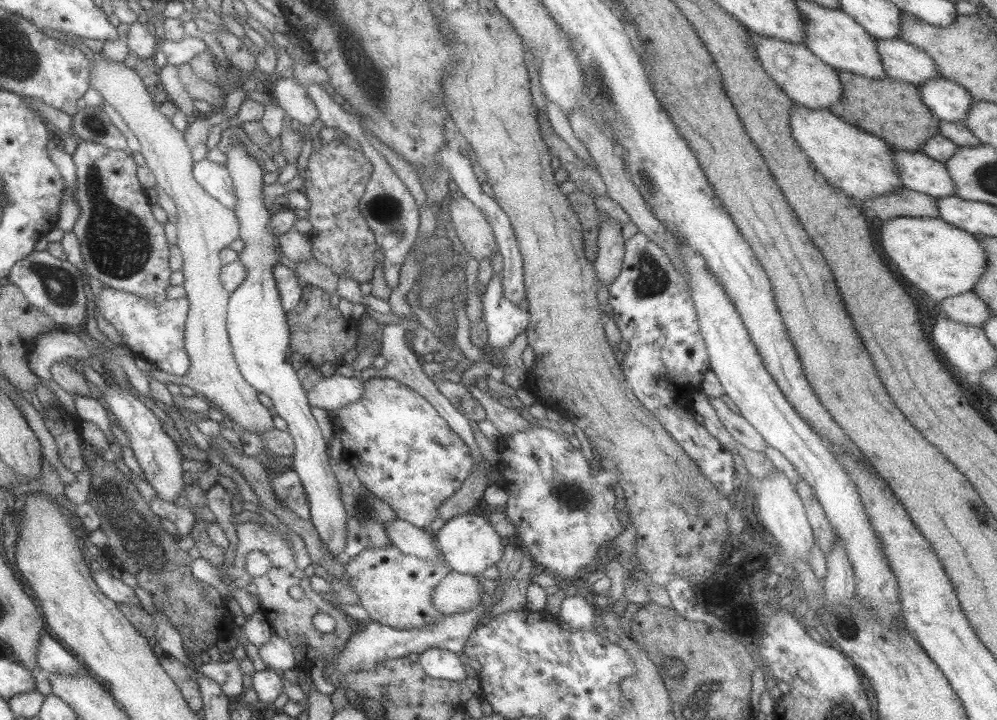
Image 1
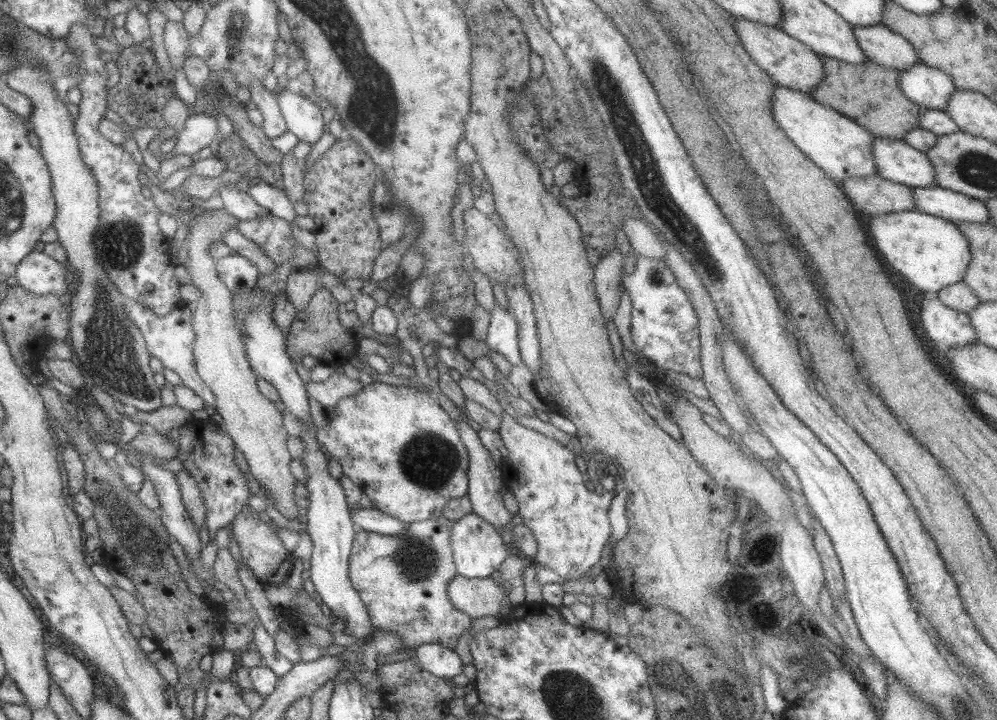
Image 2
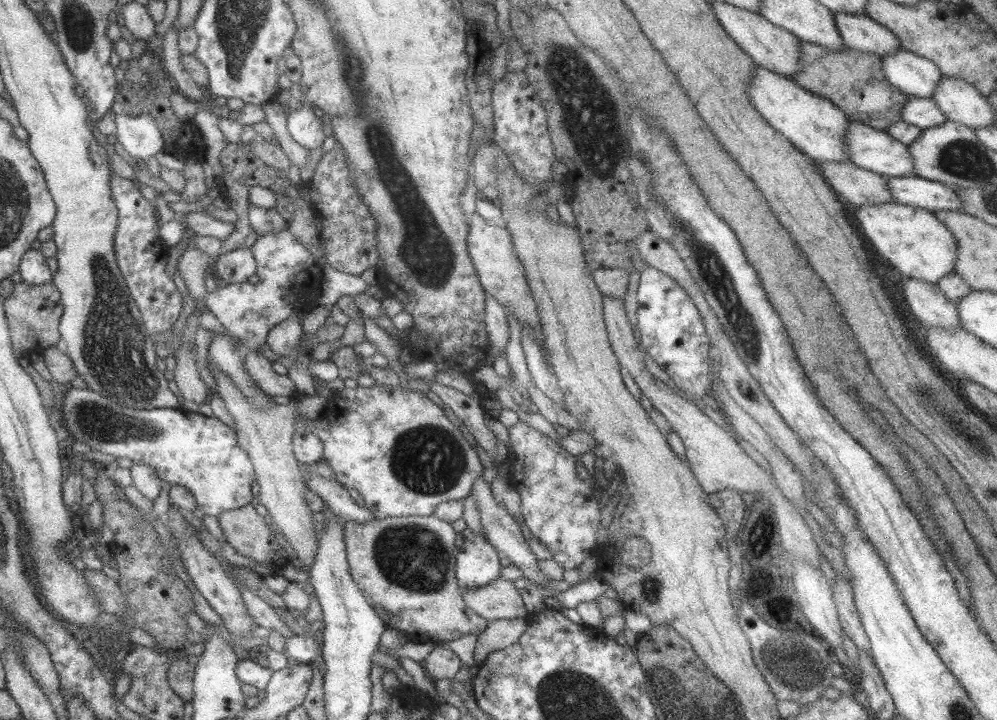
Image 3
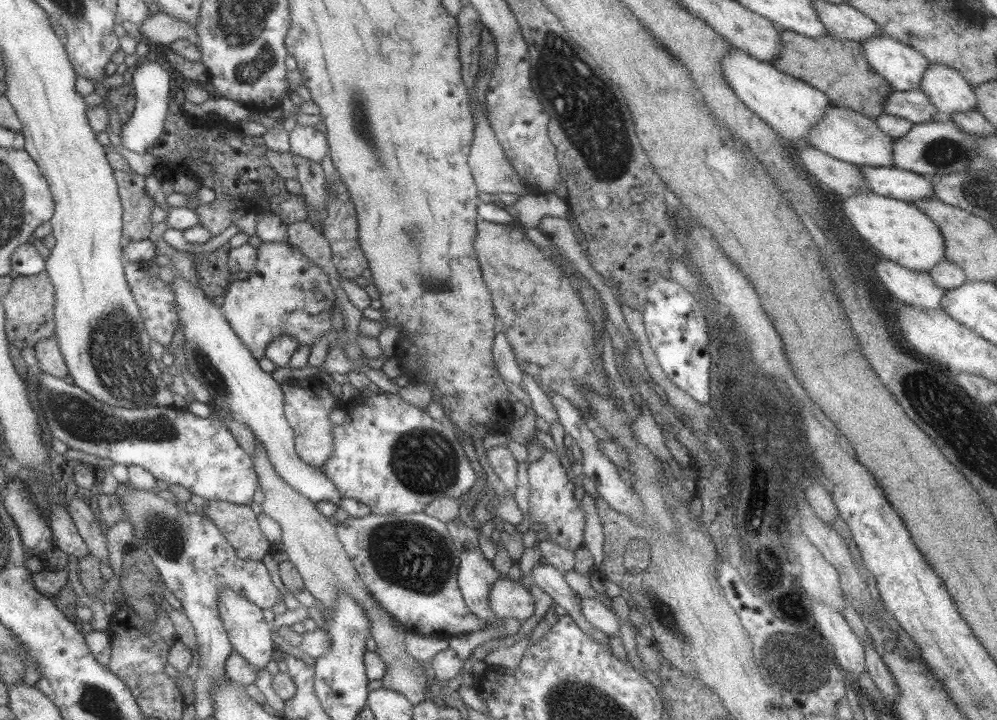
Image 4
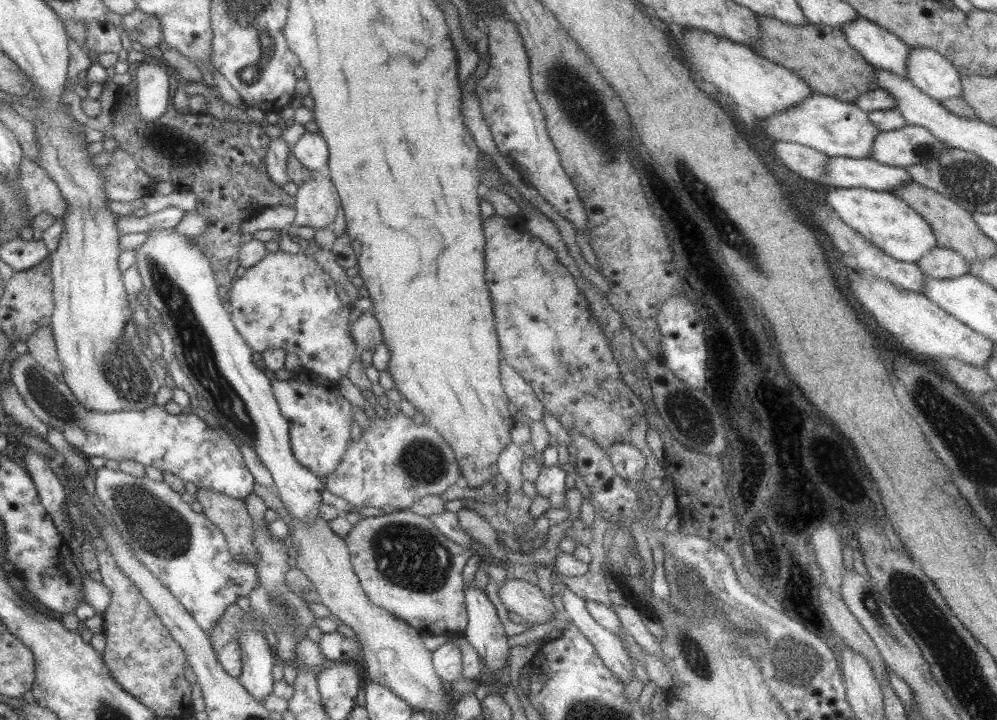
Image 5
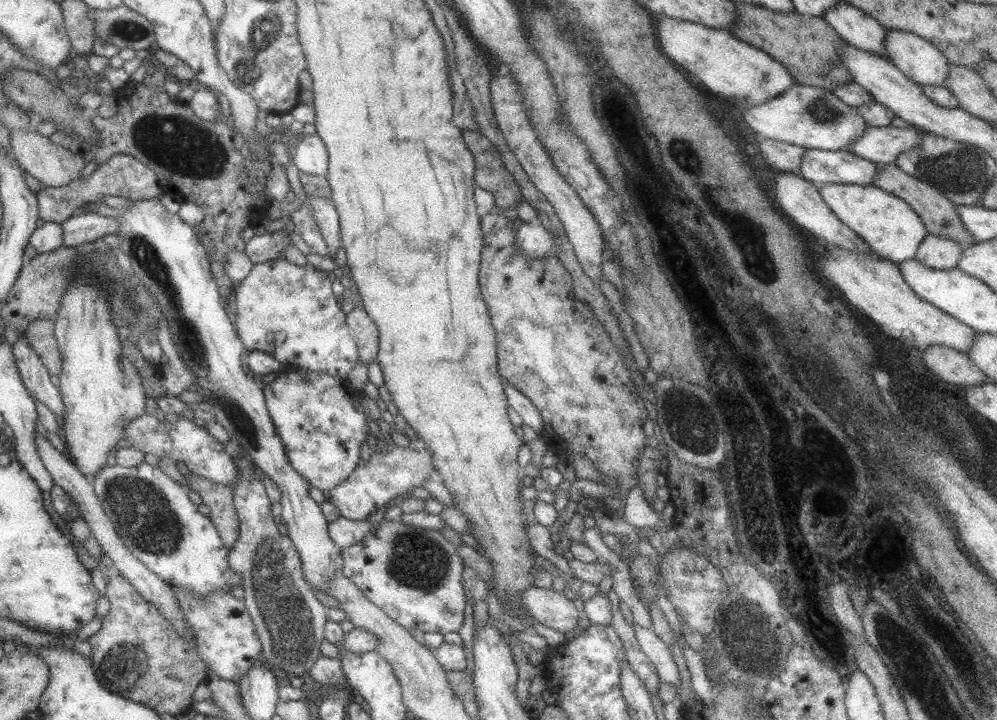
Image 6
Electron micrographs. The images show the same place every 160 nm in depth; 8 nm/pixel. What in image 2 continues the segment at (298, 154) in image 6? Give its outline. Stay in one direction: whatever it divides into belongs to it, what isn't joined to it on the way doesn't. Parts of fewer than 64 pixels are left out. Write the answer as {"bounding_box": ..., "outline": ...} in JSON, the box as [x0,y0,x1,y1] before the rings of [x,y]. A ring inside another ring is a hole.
{"bounding_box":[275,88,326,146],"outline":[[[288,88],[277,90],[275,95],[286,131],[294,134],[299,142],[312,146],[326,130],[322,110],[316,101],[301,97],[301,94]]]}

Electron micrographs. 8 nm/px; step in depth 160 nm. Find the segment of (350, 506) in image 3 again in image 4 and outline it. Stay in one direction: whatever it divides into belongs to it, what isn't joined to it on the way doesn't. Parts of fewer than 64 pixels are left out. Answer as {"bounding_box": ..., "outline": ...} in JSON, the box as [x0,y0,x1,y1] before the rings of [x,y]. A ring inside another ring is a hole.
{"bounding_box":[163,259,341,506],"outline":[[[171,259],[167,260],[163,266],[173,269],[174,278],[168,284],[173,293],[173,302],[174,306],[176,306],[174,309],[177,313],[177,319],[179,319],[178,326],[181,327],[181,332],[183,333],[182,357],[185,360],[184,365],[189,374],[197,382],[200,382],[200,385],[209,393],[210,400],[208,405],[210,405],[213,413],[220,411],[238,417],[265,449],[267,460],[271,463],[273,470],[293,490],[313,501],[313,503],[316,501],[329,501],[338,506],[338,501],[341,497],[333,483],[324,475],[321,468],[309,466],[309,464],[303,462],[296,455],[294,432],[284,417],[283,393],[280,389],[280,384],[271,379],[269,373],[265,373],[259,368],[257,360],[253,358],[250,350],[239,340],[235,332],[231,330],[220,308],[211,303],[211,298],[202,291],[202,288],[197,283],[188,281],[181,274],[180,270],[175,269]]]}

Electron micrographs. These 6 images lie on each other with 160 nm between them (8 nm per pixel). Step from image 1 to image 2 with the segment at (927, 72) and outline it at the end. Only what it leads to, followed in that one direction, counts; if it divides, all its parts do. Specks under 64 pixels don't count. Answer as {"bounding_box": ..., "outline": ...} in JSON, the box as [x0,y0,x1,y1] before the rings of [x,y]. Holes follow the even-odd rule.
{"bounding_box":[852,24,919,71],"outline":[[[884,24],[852,25],[852,31],[859,51],[875,65],[901,71],[919,62],[915,50],[907,39],[894,34]]]}

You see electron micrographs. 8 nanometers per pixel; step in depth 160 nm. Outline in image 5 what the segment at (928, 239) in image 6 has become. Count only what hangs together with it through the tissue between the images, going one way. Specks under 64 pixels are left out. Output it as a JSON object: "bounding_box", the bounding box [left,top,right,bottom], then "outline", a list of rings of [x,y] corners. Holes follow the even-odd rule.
{"bounding_box":[915,245,967,278],"outline":[[[935,245],[924,252],[915,262],[924,276],[931,278],[953,278],[967,272],[966,260],[954,250]]]}

